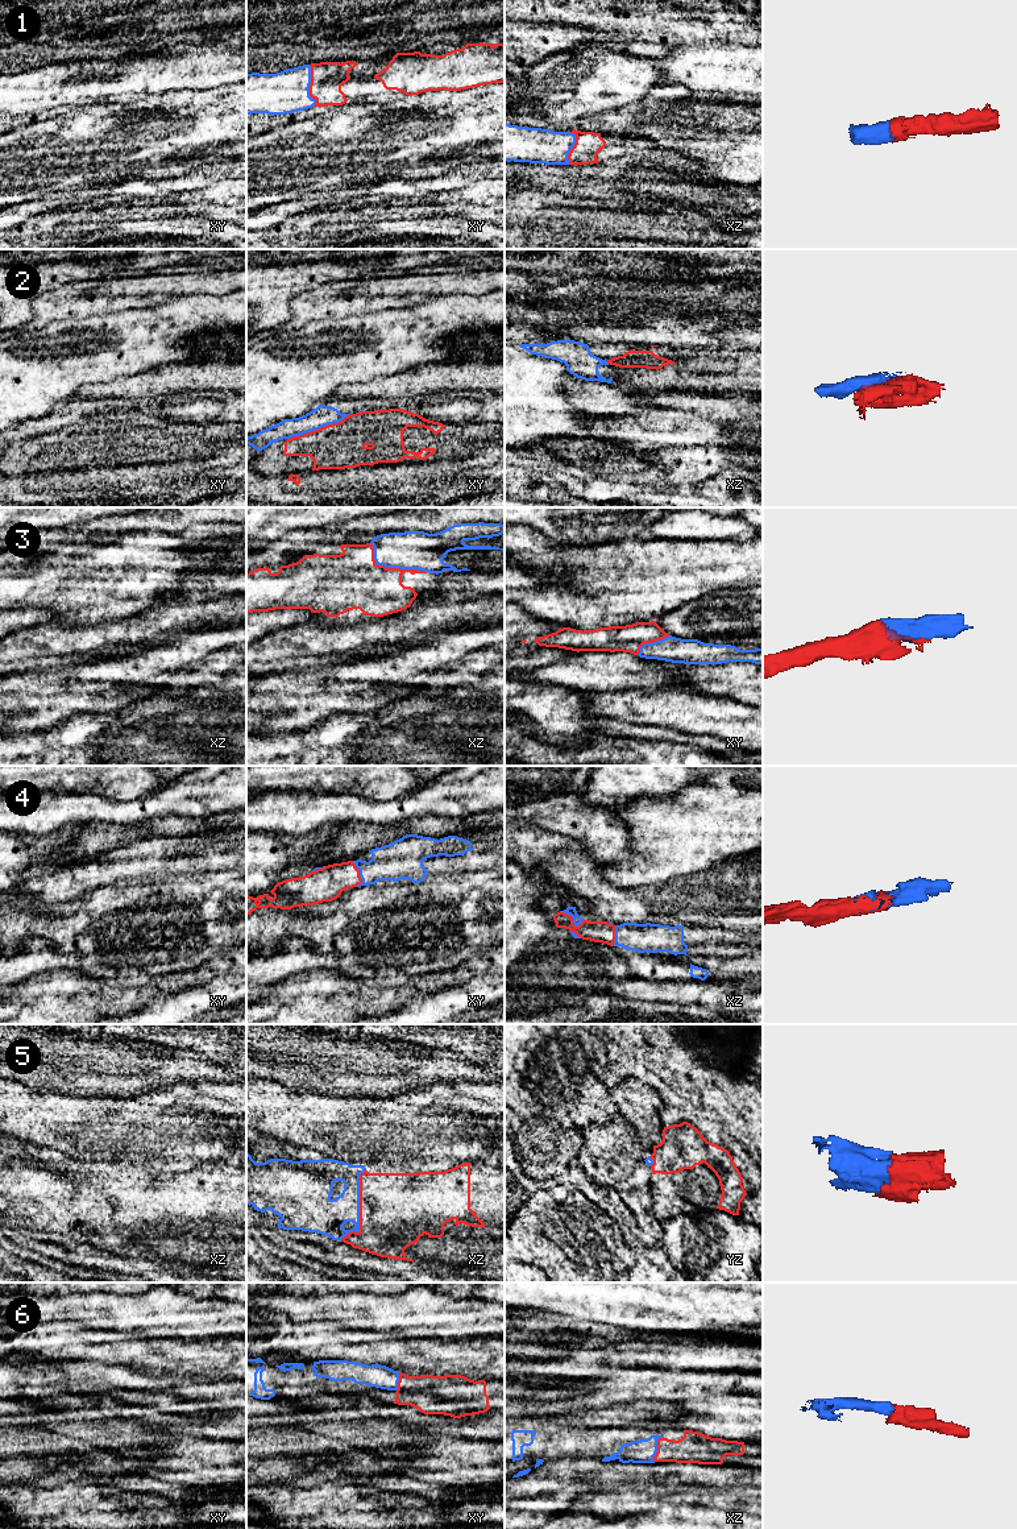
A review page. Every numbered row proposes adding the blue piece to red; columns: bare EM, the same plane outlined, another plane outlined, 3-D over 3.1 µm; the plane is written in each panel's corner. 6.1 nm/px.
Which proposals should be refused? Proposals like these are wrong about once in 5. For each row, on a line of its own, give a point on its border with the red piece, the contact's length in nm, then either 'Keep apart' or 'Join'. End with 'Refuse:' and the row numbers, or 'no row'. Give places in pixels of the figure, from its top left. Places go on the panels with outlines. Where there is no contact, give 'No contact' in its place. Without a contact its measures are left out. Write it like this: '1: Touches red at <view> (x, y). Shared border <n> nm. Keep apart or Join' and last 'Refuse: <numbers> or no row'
1: Touches red at xy (310, 86). Shared border 260 nm. Join
2: Touches red at xy (319, 429). Shared border 420 nm. Keep apart
3: Touches red at xz (391, 568). Shared border 400 nm. Join
4: Touches red at xz (572, 920). Shared border 160 nm. Join
5: Touches red at xz (360, 1209). Shared border 460 nm. Join
6: Touches red at xz (658, 1449). Shared border 170 nm. Join
Refuse: 2

